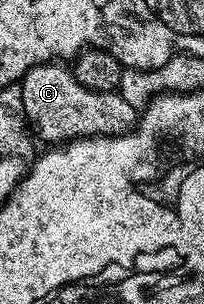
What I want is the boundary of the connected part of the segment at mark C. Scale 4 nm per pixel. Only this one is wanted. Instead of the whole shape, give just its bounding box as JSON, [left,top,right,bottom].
[18,61,138,145]

